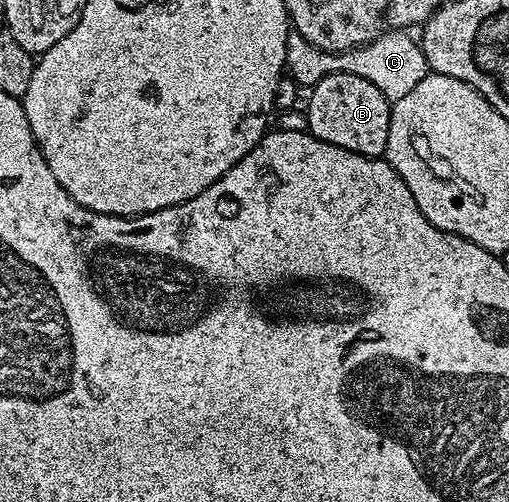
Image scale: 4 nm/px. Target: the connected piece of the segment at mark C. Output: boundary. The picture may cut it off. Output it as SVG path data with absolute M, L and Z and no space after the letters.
M292 30L287 36L287 68L290 79L300 86L314 86L329 74L357 74L365 82L373 82L381 94L389 101L400 100L429 74L427 59L422 43L403 30L387 30L373 42L351 48L348 52L326 52L301 38L301 34Z

